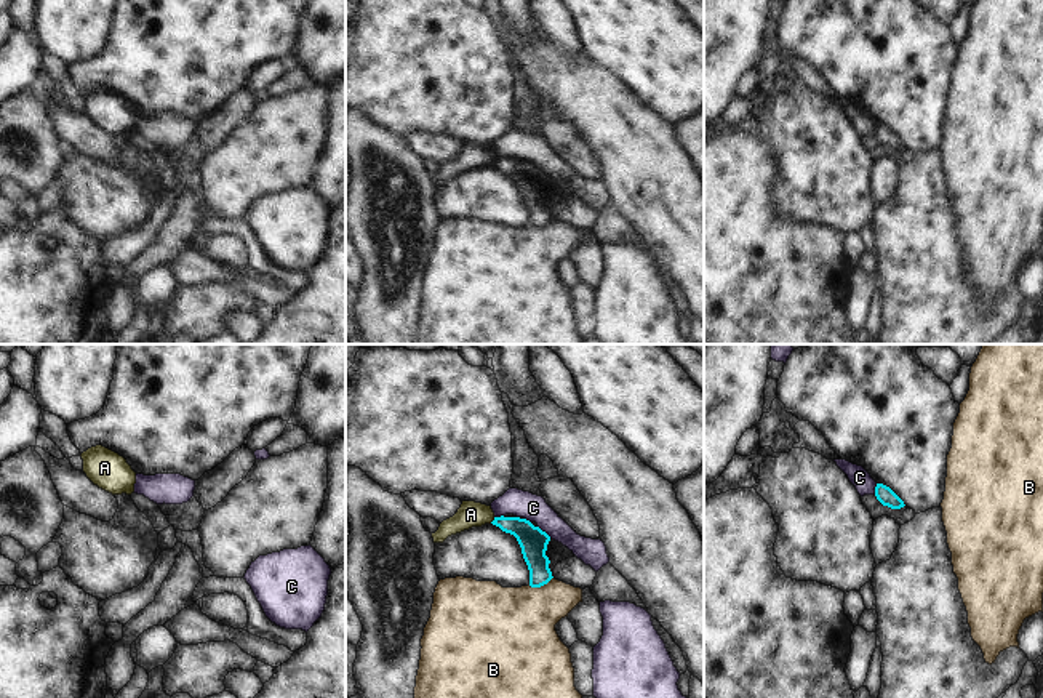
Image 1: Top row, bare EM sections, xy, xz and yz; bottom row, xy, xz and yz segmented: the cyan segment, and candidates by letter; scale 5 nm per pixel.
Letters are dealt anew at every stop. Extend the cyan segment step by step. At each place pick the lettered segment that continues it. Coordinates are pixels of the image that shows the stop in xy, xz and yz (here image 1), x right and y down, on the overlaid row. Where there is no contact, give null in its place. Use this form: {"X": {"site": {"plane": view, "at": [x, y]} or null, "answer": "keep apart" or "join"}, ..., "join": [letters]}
{"A": {"site": {"plane": "xz", "at": [493, 521]}, "answer": "keep apart"}, "B": {"site": {"plane": "xz", "at": [539, 586]}, "answer": "keep apart"}, "C": {"site": {"plane": "xz", "at": [544, 532]}, "answer": "keep apart"}, "join": []}

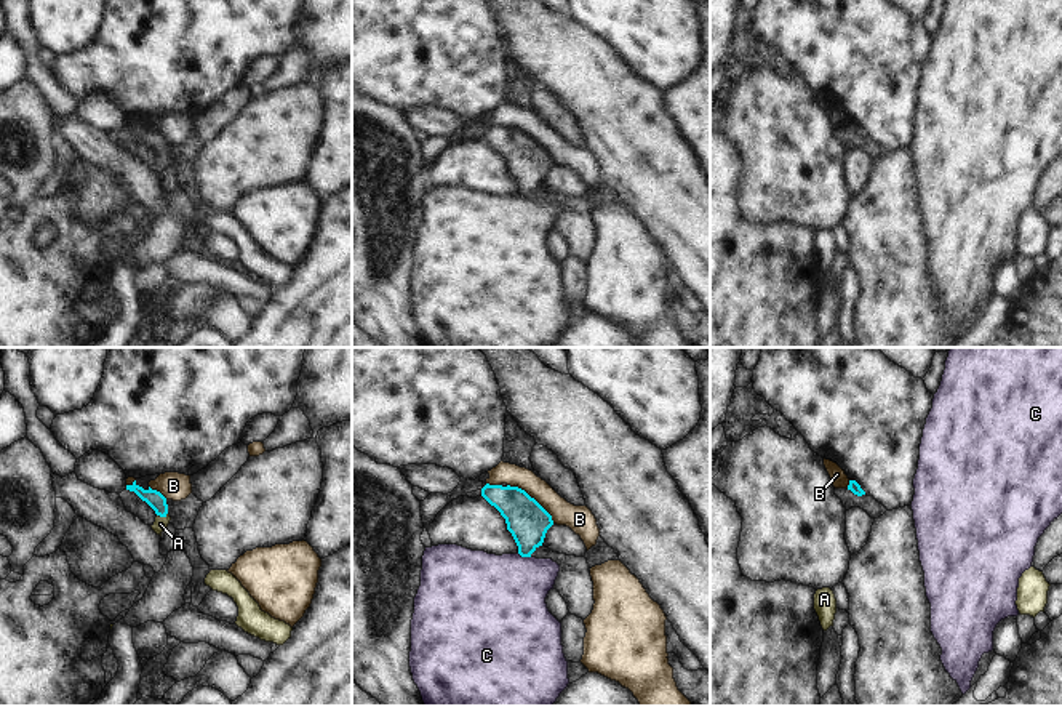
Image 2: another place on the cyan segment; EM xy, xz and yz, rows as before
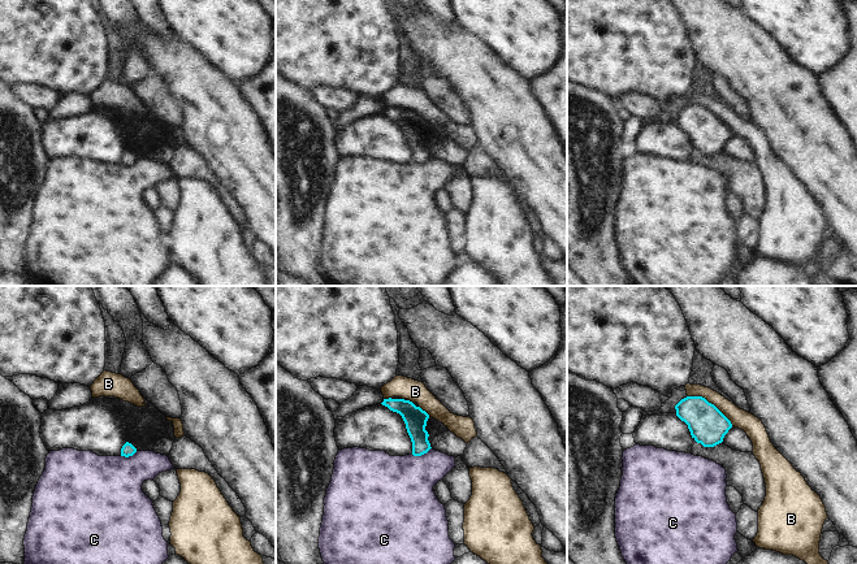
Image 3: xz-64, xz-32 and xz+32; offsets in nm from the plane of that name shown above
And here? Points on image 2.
{"A": {"site": {"plane": "xy", "at": [162, 516]}, "answer": "join"}, "B": {"site": {"plane": "xz", "at": [533, 498]}, "answer": "keep apart"}, "C": {"site": {"plane": "xz", "at": [523, 556]}, "answer": "keep apart"}, "join": ["A"]}

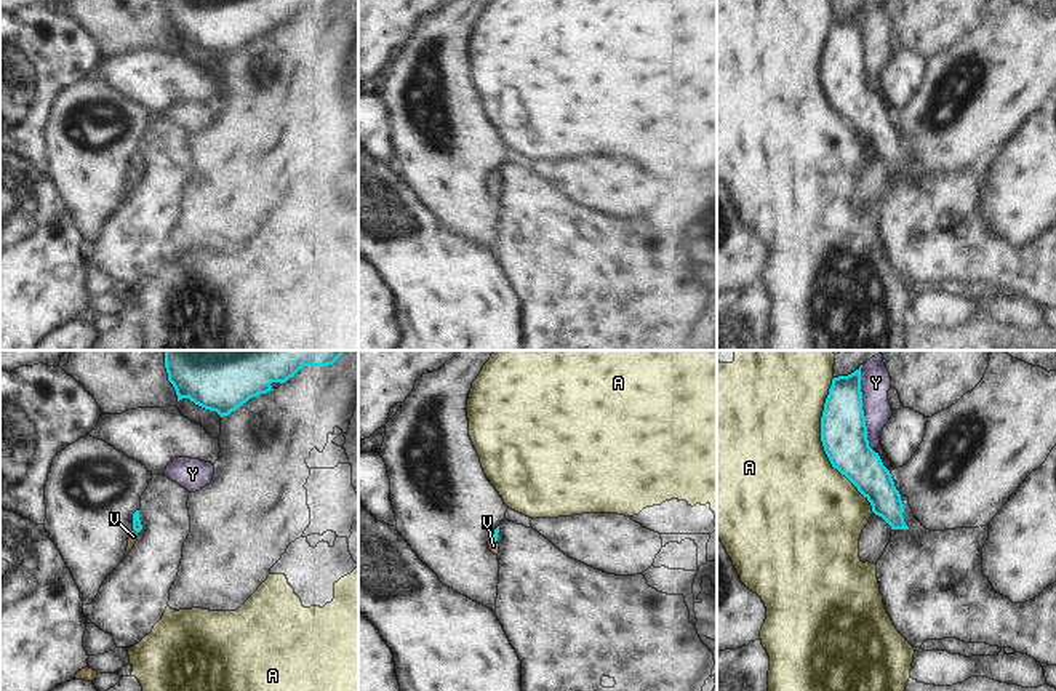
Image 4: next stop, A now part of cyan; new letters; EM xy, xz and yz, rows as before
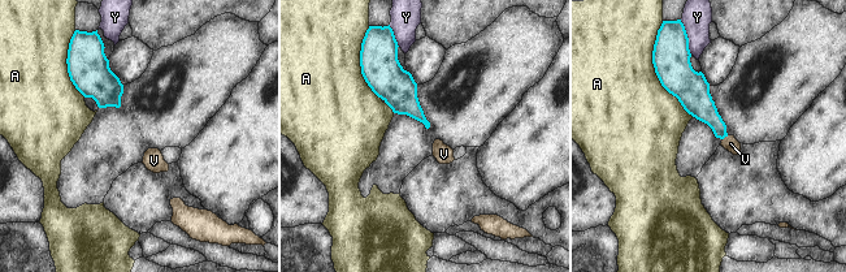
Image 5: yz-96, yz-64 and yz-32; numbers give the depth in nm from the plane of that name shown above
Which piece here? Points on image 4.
{"A": {"site": {"plane": "yz", "at": [823, 445]}, "answer": "keep apart"}, "V": {"site": {"plane": "xy", "at": [136, 531]}, "answer": "join"}, "Y": {"site": {"plane": "yz", "at": [861, 408]}, "answer": "keep apart"}, "join": ["V"]}

